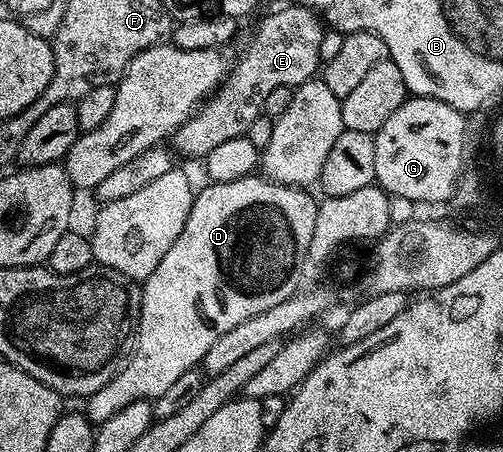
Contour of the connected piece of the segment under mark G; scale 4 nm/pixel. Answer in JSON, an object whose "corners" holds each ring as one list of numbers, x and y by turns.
{"corners":[[406,97,391,120,376,132,376,185,394,199,448,203,456,192,453,174,457,174,457,158,461,158,461,141,463,128,455,108,434,98]]}

